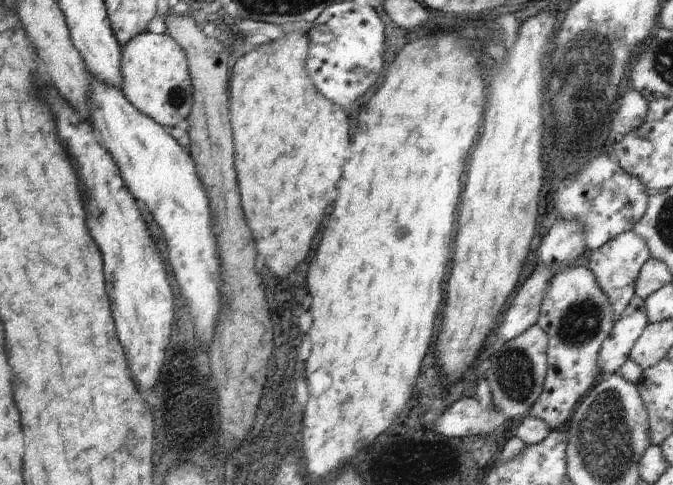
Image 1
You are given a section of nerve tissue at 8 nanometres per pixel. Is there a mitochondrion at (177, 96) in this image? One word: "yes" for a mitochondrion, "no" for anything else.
yes

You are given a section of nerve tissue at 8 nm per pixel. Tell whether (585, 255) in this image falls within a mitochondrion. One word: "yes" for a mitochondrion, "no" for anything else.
no

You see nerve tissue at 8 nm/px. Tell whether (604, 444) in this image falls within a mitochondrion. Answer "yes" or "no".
yes

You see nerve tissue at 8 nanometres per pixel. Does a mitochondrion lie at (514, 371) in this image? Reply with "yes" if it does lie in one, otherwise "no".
yes

